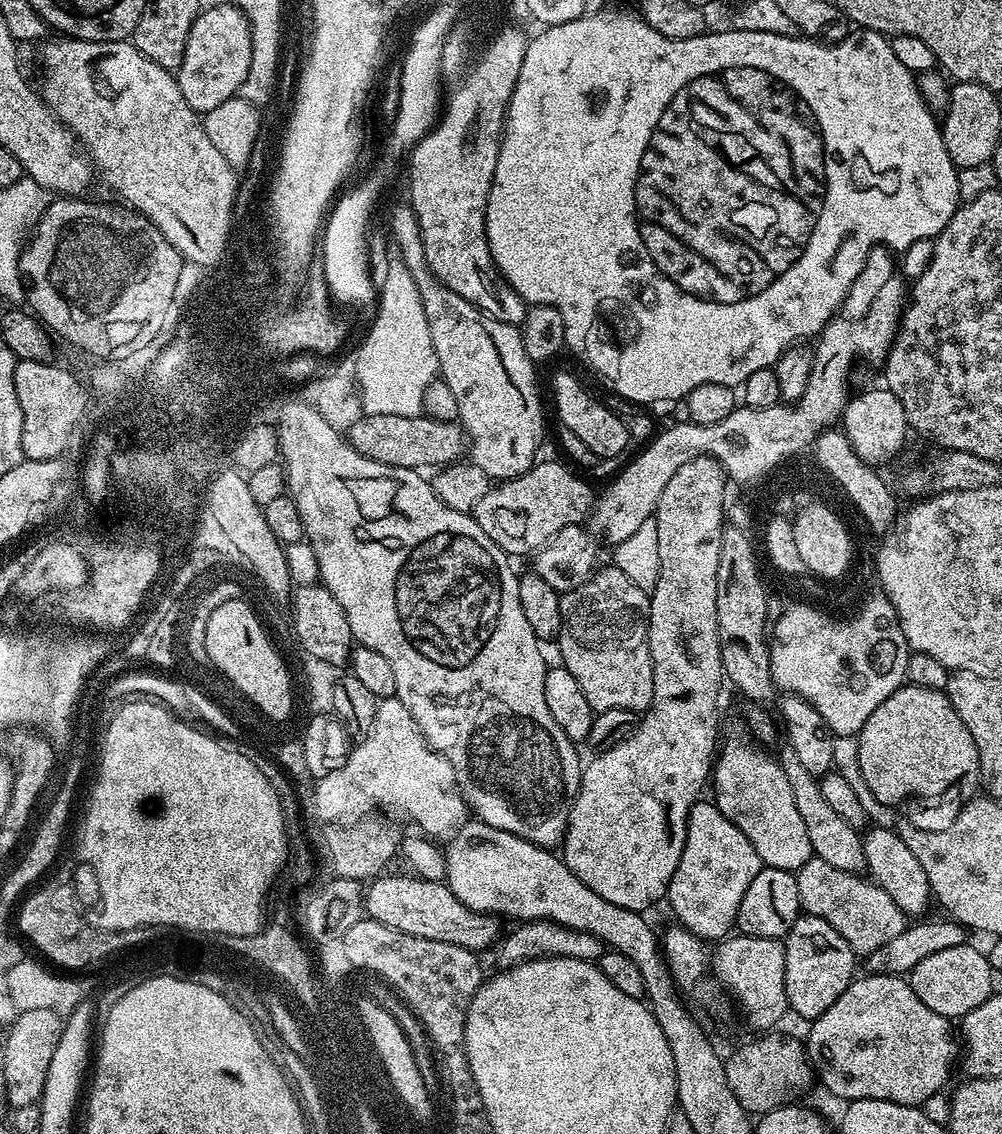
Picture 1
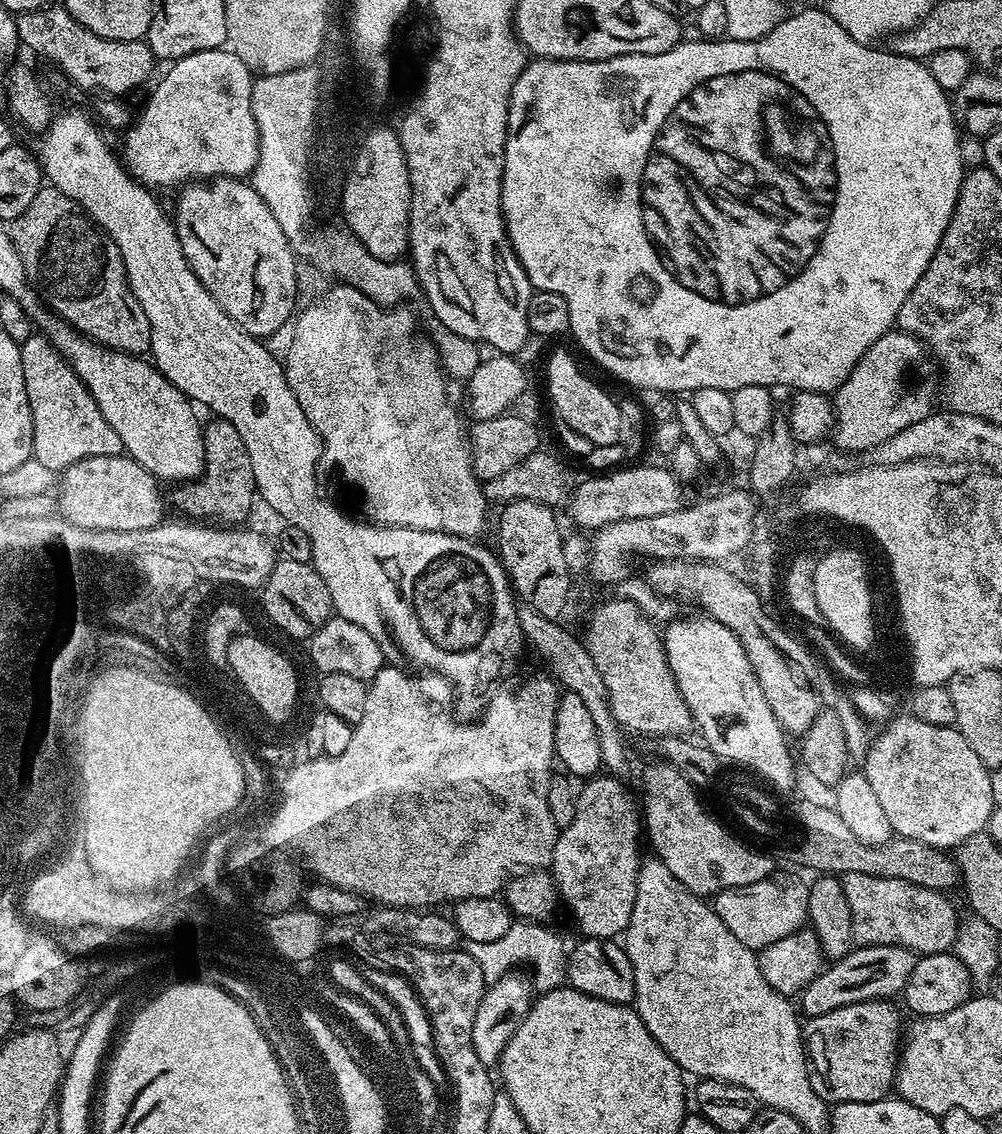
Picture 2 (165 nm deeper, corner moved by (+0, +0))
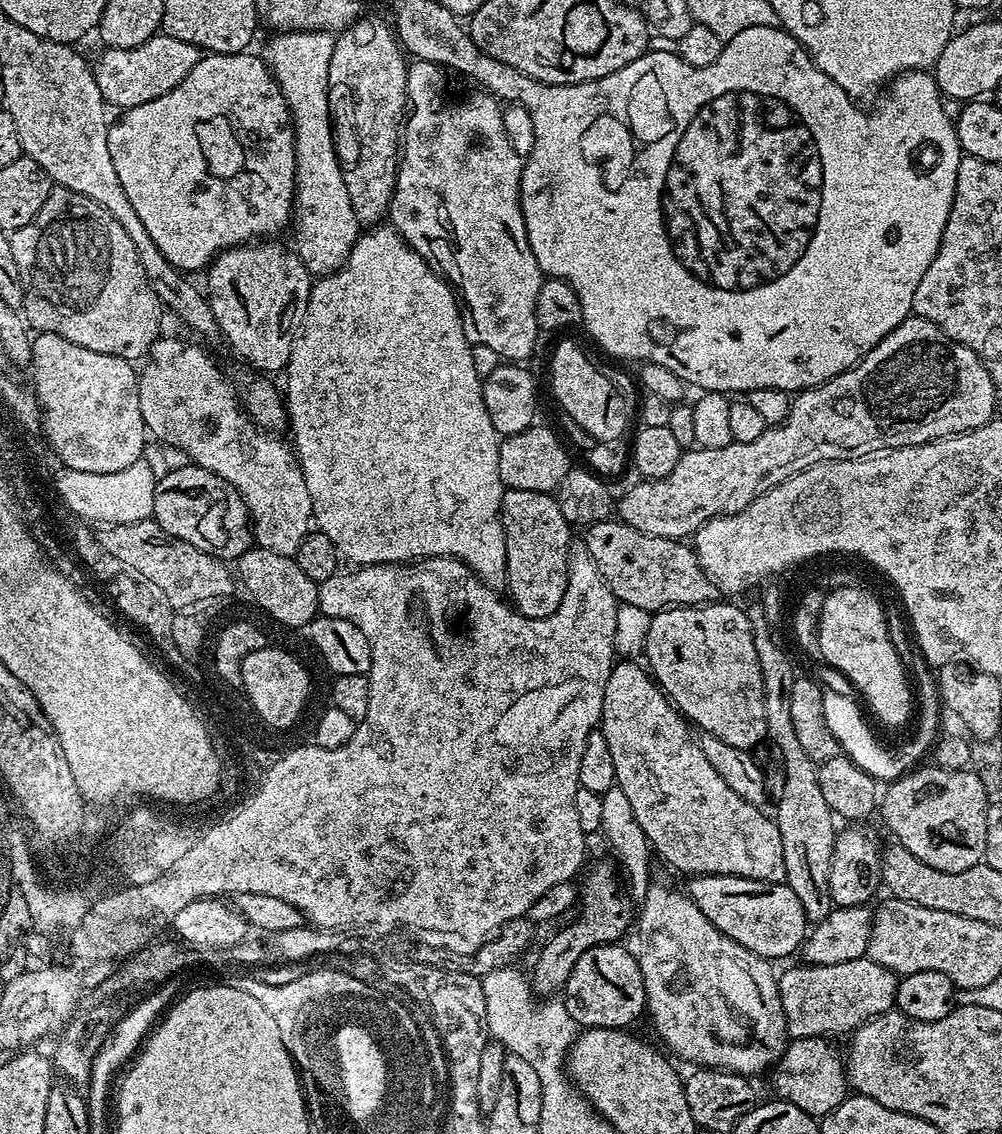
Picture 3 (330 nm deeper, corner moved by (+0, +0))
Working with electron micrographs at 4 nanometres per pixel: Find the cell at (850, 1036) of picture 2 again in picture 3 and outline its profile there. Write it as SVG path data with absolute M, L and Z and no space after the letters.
M822 1036L793 1039L774 1069L775 1095L798 1106L800 1112L817 1118L823 1118L827 1112L832 1112L843 1100L847 1100L850 1085L846 1060L832 1042L831 1039Z

